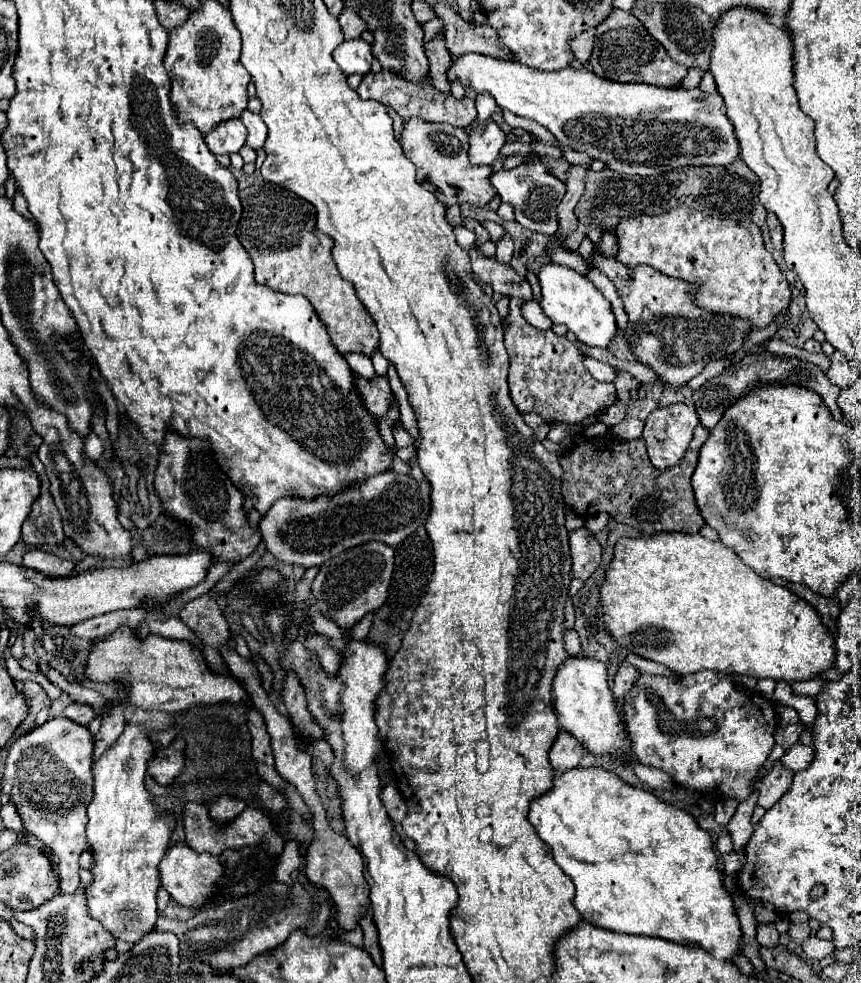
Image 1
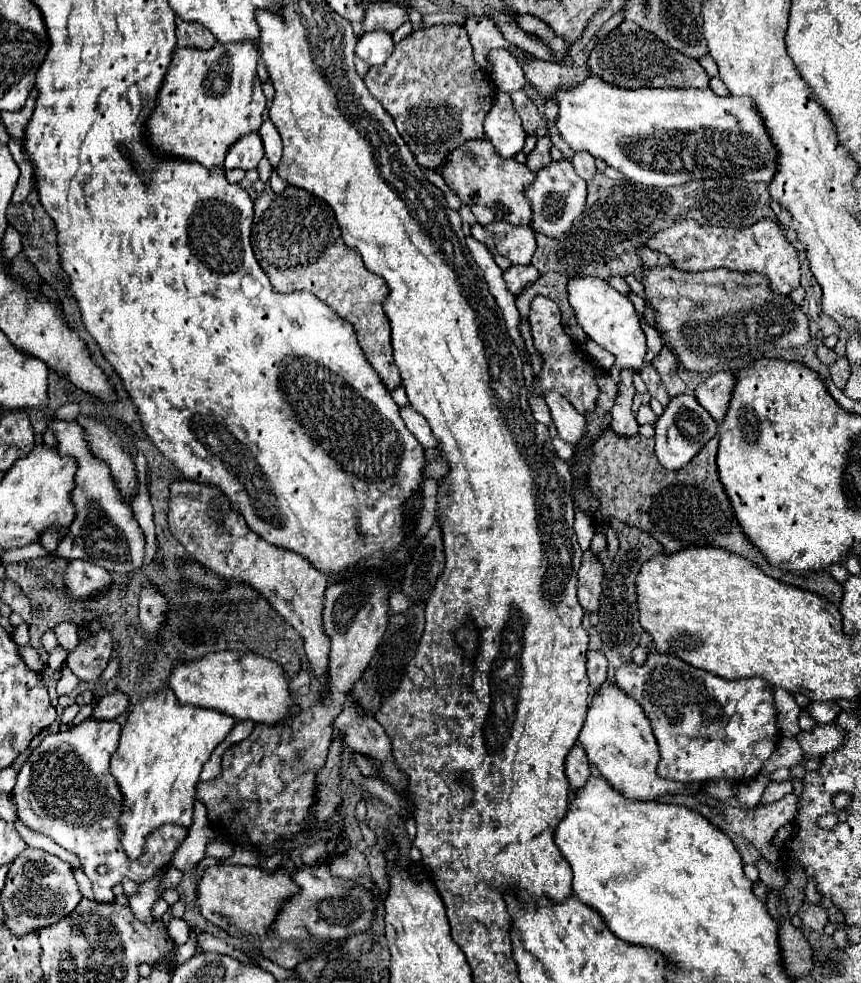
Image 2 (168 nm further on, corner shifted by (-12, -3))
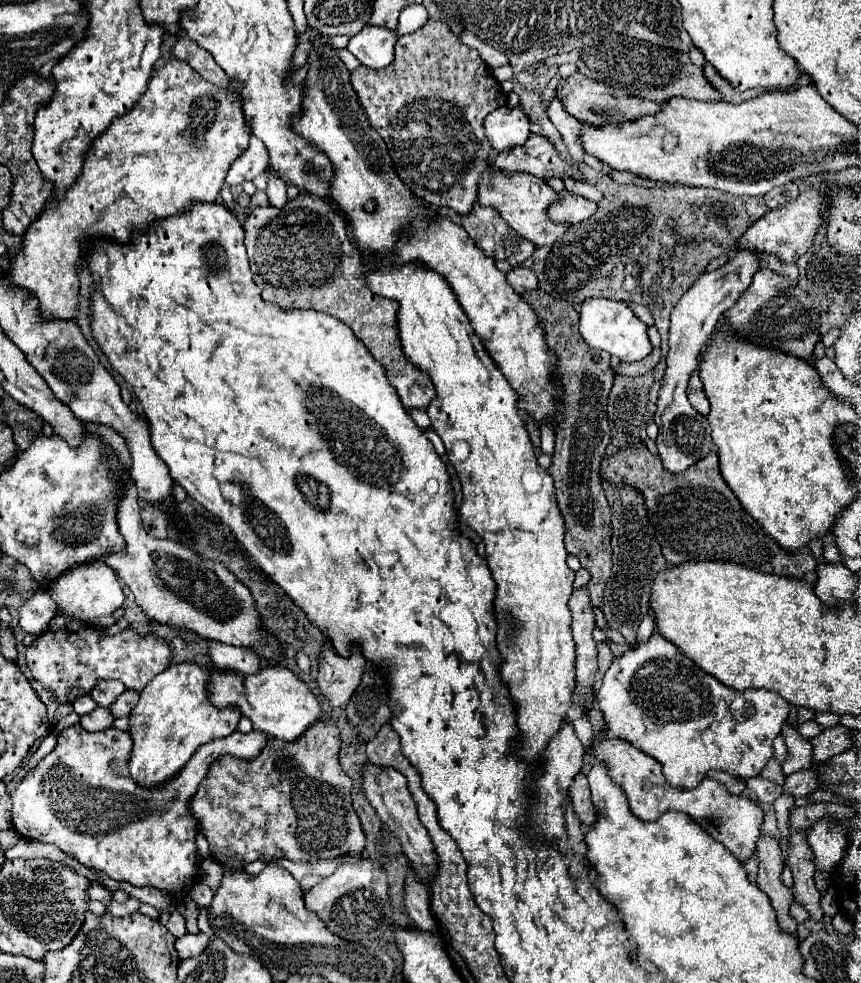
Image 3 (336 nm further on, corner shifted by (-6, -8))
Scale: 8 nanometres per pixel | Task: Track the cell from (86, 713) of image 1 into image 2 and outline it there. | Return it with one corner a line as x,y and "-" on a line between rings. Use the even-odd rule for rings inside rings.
113,689
103,695
97,709
93,711
93,717
95,719
117,719
121,713
129,711
129,707
131,707
129,695
125,691

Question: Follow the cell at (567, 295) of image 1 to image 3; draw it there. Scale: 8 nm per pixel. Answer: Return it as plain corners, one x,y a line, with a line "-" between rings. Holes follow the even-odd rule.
585,298
583,300
579,332
591,348
609,352
611,356
617,356
621,362
641,360
653,348
647,336
647,326
631,312
631,308
625,302
617,302
609,298

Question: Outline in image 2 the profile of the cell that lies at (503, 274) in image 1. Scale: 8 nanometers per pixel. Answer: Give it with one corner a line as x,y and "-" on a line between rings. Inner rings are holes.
517,265
517,267
509,267
503,271
503,279
507,283
507,289
513,295
519,295
521,291
525,291
533,281
539,279
539,271
533,265

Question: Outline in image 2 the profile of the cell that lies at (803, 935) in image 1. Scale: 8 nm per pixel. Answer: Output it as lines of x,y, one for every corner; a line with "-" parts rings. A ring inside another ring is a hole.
803,901
803,903
801,903
797,915
801,917
801,921
803,921
807,927
811,927
811,929
815,929
815,931
823,931
825,923
829,921
825,907
813,905
813,903
809,903
809,901

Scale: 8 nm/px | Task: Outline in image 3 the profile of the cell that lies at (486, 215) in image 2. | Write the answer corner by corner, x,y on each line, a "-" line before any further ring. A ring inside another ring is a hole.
429,20
423,28
399,36
395,46
395,60
389,68
373,70
359,66
351,72
351,84
357,90
361,106
369,114
371,124
383,136
397,174
413,188
413,192
425,198
431,206
447,206
461,216
469,214
475,204
475,190
481,172
487,168
491,156
489,140
483,132
483,118
499,106
501,92
497,90
497,80
491,70
483,66
483,60
477,50
467,48
451,32
445,22

